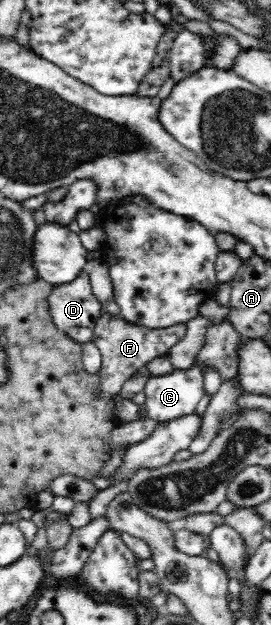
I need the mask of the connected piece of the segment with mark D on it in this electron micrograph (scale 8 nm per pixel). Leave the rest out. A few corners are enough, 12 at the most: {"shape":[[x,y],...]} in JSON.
{"shape":[[86,269],[47,298],[70,339],[90,342],[103,304]]}

